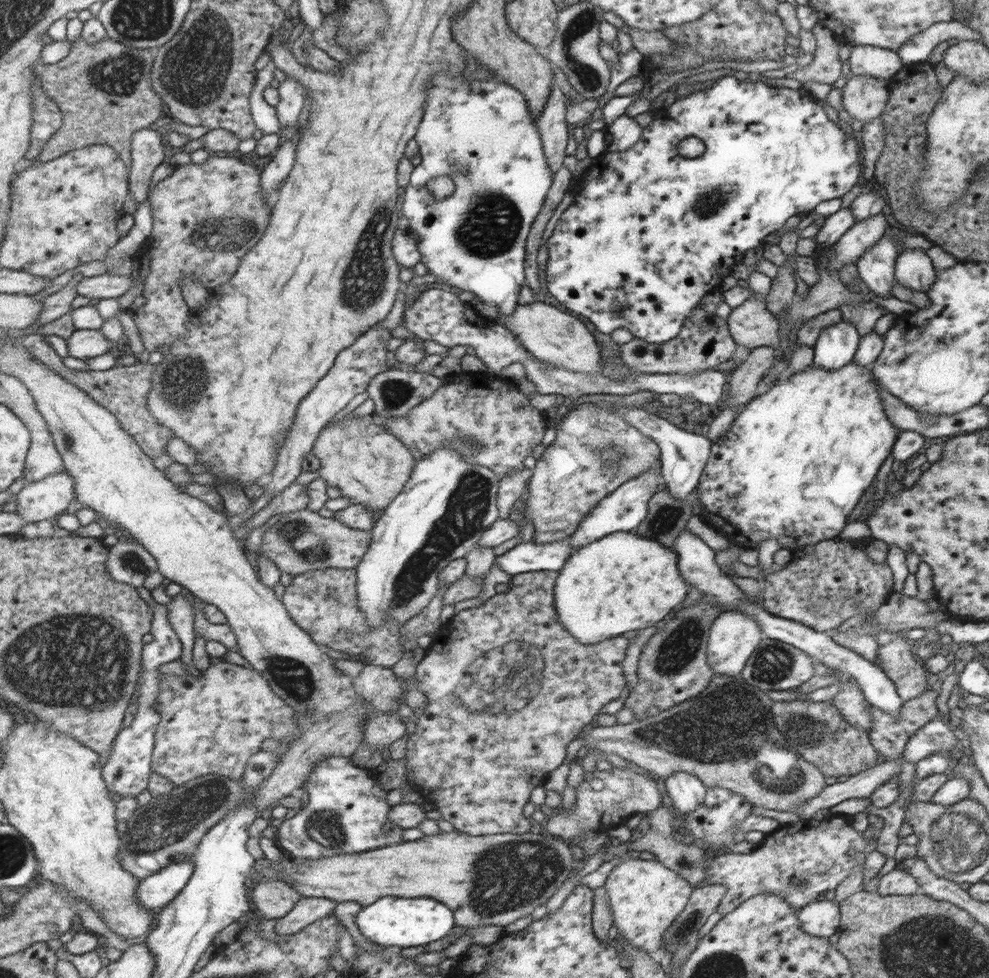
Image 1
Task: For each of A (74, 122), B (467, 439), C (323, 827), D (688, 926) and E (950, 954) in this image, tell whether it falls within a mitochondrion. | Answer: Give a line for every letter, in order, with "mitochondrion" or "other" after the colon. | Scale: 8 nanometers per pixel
A: other
B: mitochondrion
C: mitochondrion
D: mitochondrion
E: mitochondrion

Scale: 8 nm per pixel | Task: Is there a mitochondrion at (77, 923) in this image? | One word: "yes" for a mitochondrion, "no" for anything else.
no

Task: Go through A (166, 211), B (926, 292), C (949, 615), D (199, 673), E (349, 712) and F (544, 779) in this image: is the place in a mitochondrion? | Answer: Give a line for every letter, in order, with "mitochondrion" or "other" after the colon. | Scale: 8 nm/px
A: other
B: other
C: other
D: other
E: other
F: other

